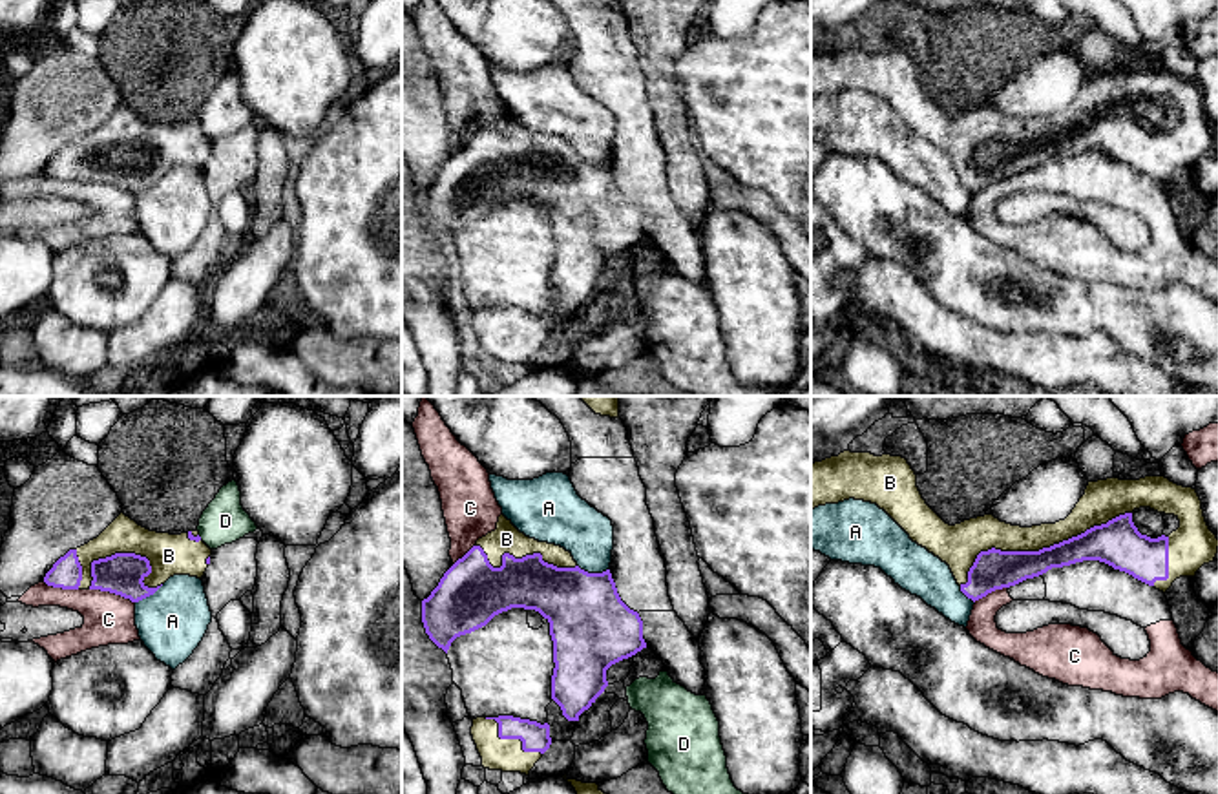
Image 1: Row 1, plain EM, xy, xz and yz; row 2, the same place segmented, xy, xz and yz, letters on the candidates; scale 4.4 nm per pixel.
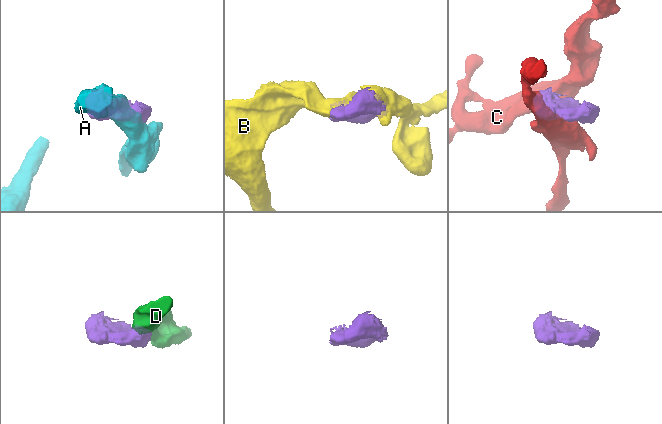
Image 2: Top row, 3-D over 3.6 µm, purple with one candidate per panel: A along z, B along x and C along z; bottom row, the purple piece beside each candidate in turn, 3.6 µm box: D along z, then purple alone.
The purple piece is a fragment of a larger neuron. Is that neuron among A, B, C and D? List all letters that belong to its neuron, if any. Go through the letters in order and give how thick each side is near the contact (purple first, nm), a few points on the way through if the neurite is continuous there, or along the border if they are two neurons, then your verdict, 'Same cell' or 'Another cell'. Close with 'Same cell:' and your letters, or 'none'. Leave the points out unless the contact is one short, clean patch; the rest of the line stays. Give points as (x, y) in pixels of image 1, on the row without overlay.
A: Thickness 360 nm (purple) against 220 nm. Another cell
B: Thickness 180 nm (purple) against 150 nm. Same cell
C: Thickness 190 nm (purple) against 220 nm. Another cell
D: Thickness 20 nm (purple) against 200 nm. Another cell
Same cell: B

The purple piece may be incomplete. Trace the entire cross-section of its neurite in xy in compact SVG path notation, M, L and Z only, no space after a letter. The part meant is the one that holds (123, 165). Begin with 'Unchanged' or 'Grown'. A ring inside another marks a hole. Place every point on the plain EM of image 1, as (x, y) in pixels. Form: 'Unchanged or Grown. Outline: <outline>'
Grown. Outline: M121 104L97 130L69 141L44 173L62 181L100 181L139 193L170 168L201 170L212 141L199 122L157 124Z

